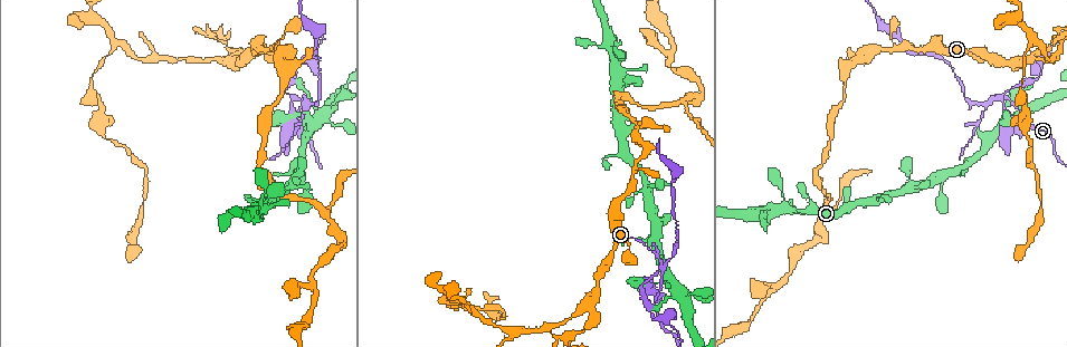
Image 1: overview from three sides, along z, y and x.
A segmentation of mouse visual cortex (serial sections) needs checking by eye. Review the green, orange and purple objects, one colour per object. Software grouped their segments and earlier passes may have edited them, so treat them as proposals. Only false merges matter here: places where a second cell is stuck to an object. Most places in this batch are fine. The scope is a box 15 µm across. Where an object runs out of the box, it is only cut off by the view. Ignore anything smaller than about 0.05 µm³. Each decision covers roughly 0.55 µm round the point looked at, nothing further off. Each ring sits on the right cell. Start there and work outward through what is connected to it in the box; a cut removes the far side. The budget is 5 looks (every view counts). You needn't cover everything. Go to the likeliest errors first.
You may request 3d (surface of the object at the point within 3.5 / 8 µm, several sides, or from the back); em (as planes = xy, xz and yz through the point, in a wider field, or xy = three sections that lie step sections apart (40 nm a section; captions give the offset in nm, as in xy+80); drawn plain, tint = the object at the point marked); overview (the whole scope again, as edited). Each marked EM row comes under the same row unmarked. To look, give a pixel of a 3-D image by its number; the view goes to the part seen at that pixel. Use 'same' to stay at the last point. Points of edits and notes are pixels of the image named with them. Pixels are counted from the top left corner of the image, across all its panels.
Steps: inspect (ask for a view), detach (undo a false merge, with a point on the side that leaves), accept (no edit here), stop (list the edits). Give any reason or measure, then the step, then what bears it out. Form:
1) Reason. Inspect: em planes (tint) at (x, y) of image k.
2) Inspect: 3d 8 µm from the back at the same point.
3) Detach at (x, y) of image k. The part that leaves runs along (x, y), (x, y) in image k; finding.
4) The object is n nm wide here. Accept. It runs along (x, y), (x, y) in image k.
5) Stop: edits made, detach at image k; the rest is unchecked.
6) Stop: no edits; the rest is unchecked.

Three-way junction. Inspect: 3d 3.5 µm at (218, 40) of image 1.

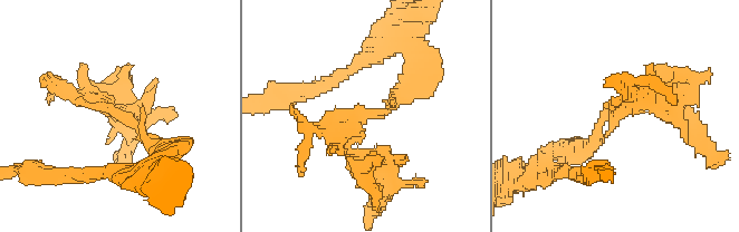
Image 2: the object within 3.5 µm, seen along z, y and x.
Now the EM. Inspect: em xy step 2 (tint) at (113, 111) of image 2.

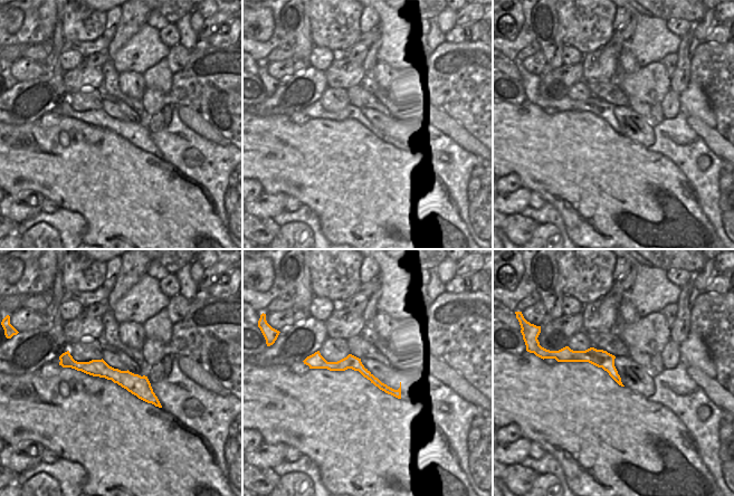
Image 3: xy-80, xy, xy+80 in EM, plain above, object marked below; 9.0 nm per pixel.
Inspect: em xy step 1 (tint) at the same point.

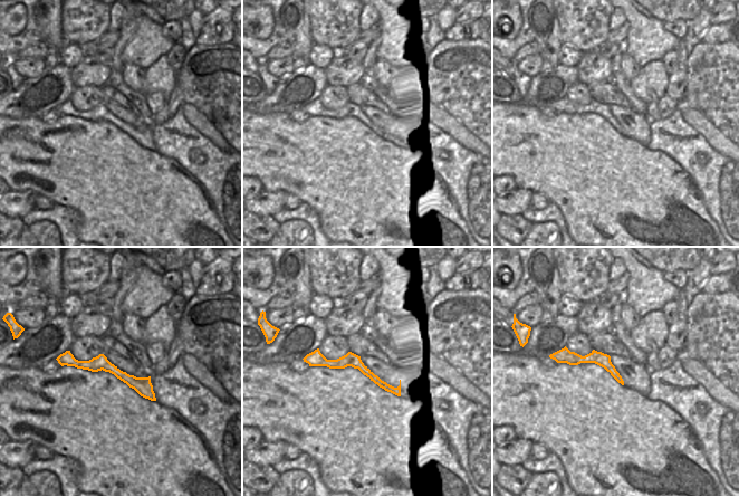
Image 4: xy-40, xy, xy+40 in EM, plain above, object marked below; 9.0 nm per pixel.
The arms are 100, 150, 200 nm wide. Accept. One cell here.

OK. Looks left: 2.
Two arms in line, one across. Inspect: 3d 3.5 µm at (120, 42) of image 1.

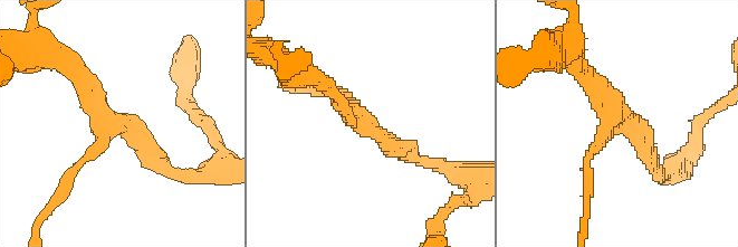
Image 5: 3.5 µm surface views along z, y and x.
3 arms meet here; the arms are 150, 200, 200 nm wide; shape alone is not enough. Inspect: em xy step 1 (tint) at (628, 129) of image 5.

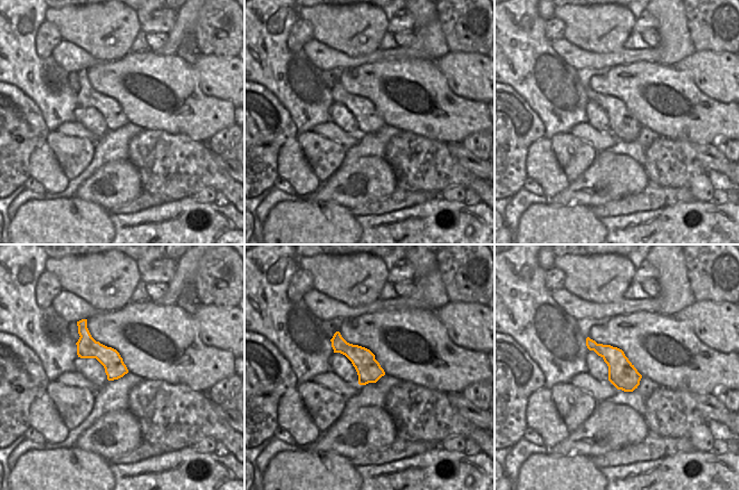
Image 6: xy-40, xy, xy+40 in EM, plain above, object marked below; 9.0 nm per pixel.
Accept. It runs along (84, 324), (85, 337), (124, 371) in image 6; one cell here.

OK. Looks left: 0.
Stop: no edits; the rest is unchecked.

